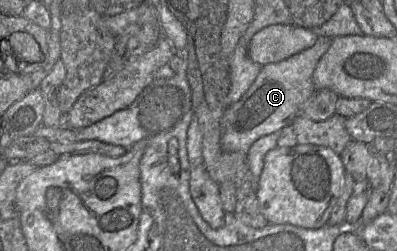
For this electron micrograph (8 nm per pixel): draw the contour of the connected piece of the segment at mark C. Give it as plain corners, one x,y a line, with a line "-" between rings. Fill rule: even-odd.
320,35
312,47
282,61
262,66
250,88
223,114
220,139
223,149
229,152
247,153
259,138
291,124
302,105
316,91
312,76
331,42
332,38

